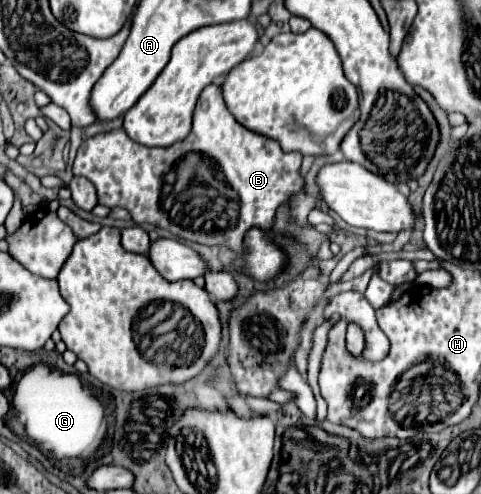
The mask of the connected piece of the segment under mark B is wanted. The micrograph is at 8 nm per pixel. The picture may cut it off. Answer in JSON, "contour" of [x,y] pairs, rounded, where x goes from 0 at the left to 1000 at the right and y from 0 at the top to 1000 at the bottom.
{"contour":[[[441,168],[424,180],[424,188],[416,188],[416,204],[403,221],[399,269],[383,285],[341,302],[316,302],[283,294],[258,261],[212,269],[166,294],[150,346],[154,354],[170,354],[195,370],[208,415],[258,419],[274,435],[279,451],[316,451],[387,488],[420,496],[474,496],[482,508],[499,512],[507,472],[528,455],[561,468],[570,431],[595,403],[607,403],[615,447],[624,455],[636,451],[636,439],[653,419],[653,399],[636,399],[628,391],[632,366],[624,358],[624,330],[624,310],[590,310],[578,285],[499,253],[474,225],[457,172]]]}

